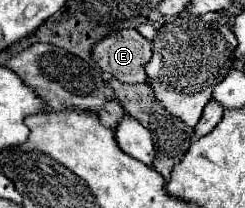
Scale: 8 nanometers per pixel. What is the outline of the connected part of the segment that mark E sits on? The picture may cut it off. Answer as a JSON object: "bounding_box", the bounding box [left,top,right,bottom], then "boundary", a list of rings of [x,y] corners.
{"bounding_box":[90,29,152,83],"boundary":[[[122,29],[102,37],[90,51],[92,61],[122,83],[144,83],[144,65],[150,61],[152,45],[136,29]]]}

